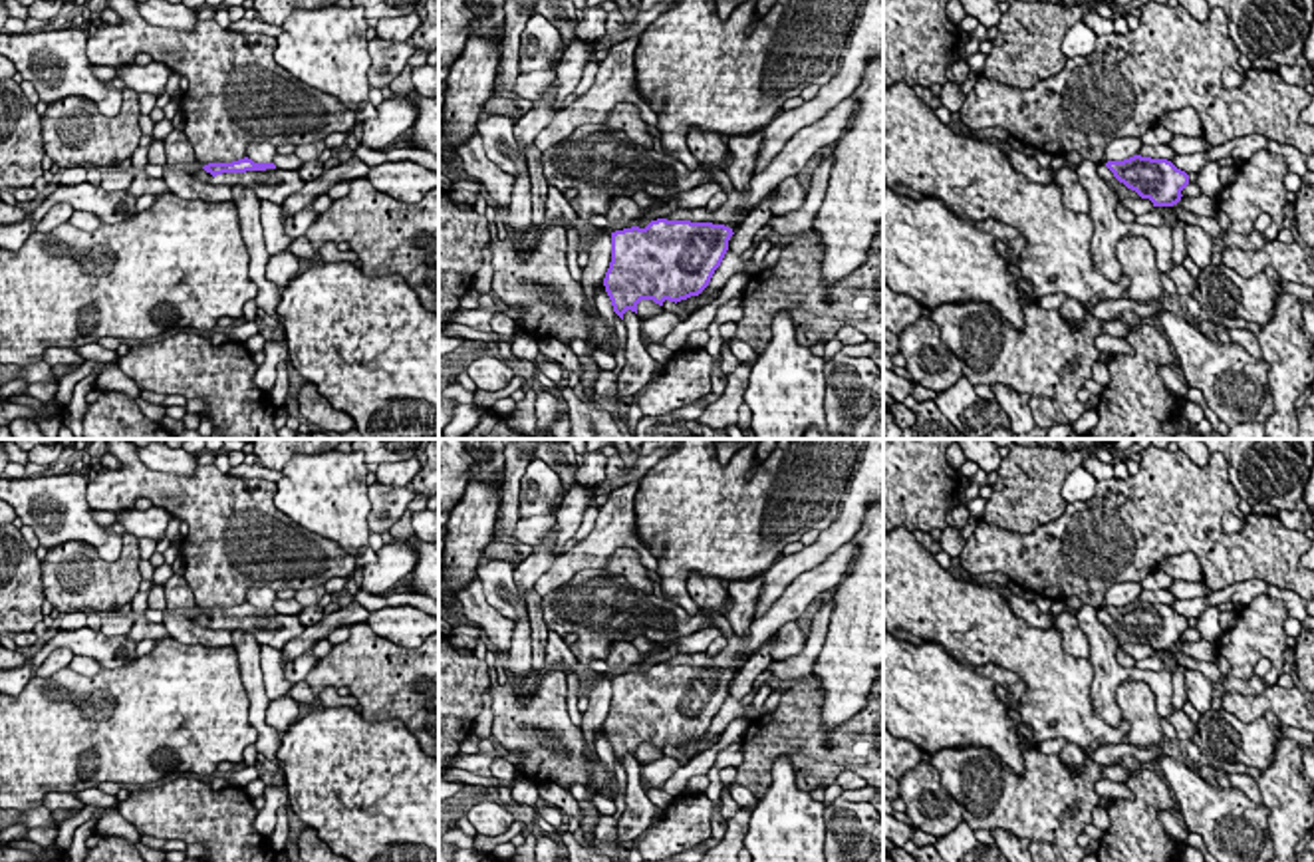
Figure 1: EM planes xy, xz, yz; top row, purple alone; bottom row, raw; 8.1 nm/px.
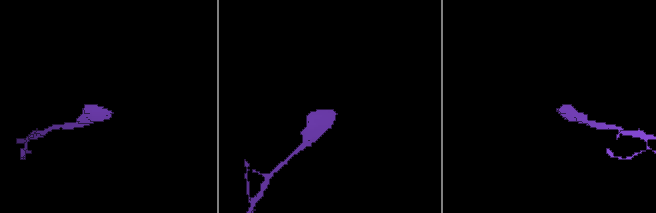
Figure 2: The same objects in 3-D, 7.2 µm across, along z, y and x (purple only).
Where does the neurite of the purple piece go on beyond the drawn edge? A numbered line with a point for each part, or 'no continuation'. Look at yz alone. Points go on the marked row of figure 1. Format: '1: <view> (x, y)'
1: yz (1116, 187)

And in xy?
1: xy (274, 185)

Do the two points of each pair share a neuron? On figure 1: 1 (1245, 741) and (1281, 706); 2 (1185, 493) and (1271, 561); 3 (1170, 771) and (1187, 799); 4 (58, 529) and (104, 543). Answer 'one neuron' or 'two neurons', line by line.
1: two neurons
2: one neuron
3: one neuron
4: one neuron

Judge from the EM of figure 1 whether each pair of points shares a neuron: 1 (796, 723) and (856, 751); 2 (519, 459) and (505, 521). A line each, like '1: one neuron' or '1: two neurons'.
1: one neuron
2: one neuron

